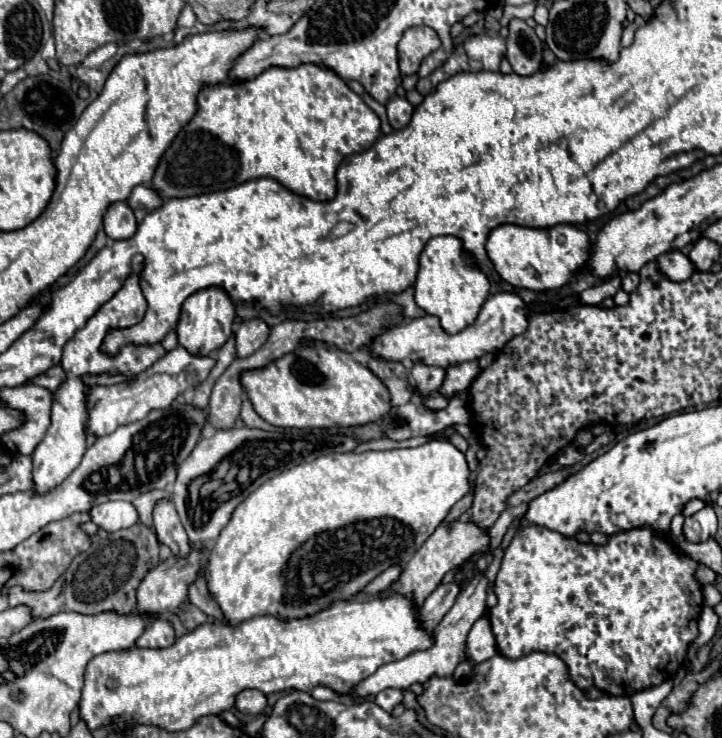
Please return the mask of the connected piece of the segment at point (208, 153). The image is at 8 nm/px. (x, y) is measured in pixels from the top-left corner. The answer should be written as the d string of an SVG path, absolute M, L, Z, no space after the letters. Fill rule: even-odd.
M302 63L302 65L290 67L290 69L286 69L286 67L270 67L270 69L262 71L258 77L248 79L248 81L238 81L234 85L216 83L216 85L202 87L202 91L198 95L198 111L192 117L192 121L176 135L174 143L162 155L160 165L156 169L156 175L152 179L152 187L158 189L162 193L162 197L172 199L172 197L192 197L192 195L202 195L202 193L230 189L230 187L236 187L236 185L246 183L250 179L258 179L258 177L272 177L278 183L282 183L286 189L290 189L290 191L294 191L294 193L298 193L302 197L308 197L308 199L314 199L314 201L328 201L328 199L334 199L334 195L336 195L336 167L340 165L340 161L346 155L366 151L378 137L380 137L380 119L376 119L376 113L332 69L324 69L324 67L312 65L312 63Z

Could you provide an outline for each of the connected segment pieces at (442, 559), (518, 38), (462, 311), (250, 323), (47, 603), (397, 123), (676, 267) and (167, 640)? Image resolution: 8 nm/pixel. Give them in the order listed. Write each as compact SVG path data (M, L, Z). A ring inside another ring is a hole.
M452 521L450 525L440 525L426 543L414 553L414 557L404 565L400 579L392 585L400 595L410 597L416 605L422 605L424 599L438 587L440 579L450 571L466 563L476 553L486 553L490 549L490 533L488 529L478 527L474 521Z
M510 19L506 59L518 75L532 75L542 63L542 47L534 29L522 19Z
M442 235L430 239L424 247L414 289L418 307L430 315L440 317L440 323L448 333L458 333L476 321L484 301L488 299L490 285L476 259L464 249L462 241L454 235Z
M248 319L236 331L236 351L238 357L248 357L258 351L270 335L270 327L262 319Z
M138 523L128 527L128 529L120 529L116 531L116 537L110 535L110 539L102 541L94 541L90 545L90 549L86 553L80 553L78 557L72 559L70 567L56 579L56 583L46 589L46 591L26 591L24 587L16 585L8 589L8 601L10 605L20 605L20 603L28 603L32 607L32 615L34 617L48 617L52 613L58 611L76 611L76 613L102 613L102 611L120 611L120 613L128 613L136 609L136 589L142 583L144 575L152 569L152 561L158 555L158 539L152 533L152 529L144 523Z
M394 95L394 97L386 103L386 111L388 111L388 121L390 121L390 125L392 125L394 129L402 129L402 127L408 125L408 119L412 117L414 107L412 107L406 99Z
M680 251L664 253L656 259L656 263L658 263L660 273L670 281L684 281L684 279L690 279L694 273L692 261L686 255L682 255Z
M156 619L138 637L136 647L170 647L176 641L174 627L166 619Z

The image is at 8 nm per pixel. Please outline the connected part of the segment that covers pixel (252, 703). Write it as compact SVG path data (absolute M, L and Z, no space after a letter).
M244 689L236 695L236 705L234 707L244 715L258 715L266 707L266 697L264 697L262 691Z

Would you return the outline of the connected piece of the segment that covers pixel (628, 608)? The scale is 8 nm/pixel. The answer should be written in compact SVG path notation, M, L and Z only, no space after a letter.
M524 525L518 529L514 539L506 547L500 571L494 581L494 593L498 597L498 603L496 603L496 607L490 609L490 623L492 623L492 633L496 637L498 651L510 659L520 659L532 651L554 653L560 659L564 659L564 663L570 669L572 681L580 689L598 687L610 695L632 695L632 693L644 691L648 687L660 685L666 679L672 679L676 675L676 671L686 661L688 645L698 637L698 619L700 619L702 603L704 603L702 585L696 579L698 567L700 567L700 563L694 561L692 557L688 557L686 553L680 553L674 547L674 543L668 539L666 533L656 533L650 527L634 527L634 529L628 529L622 533L614 533L608 537L608 541L604 545L594 545L594 543L580 543L574 537L564 537L562 533L540 527L540 525Z

